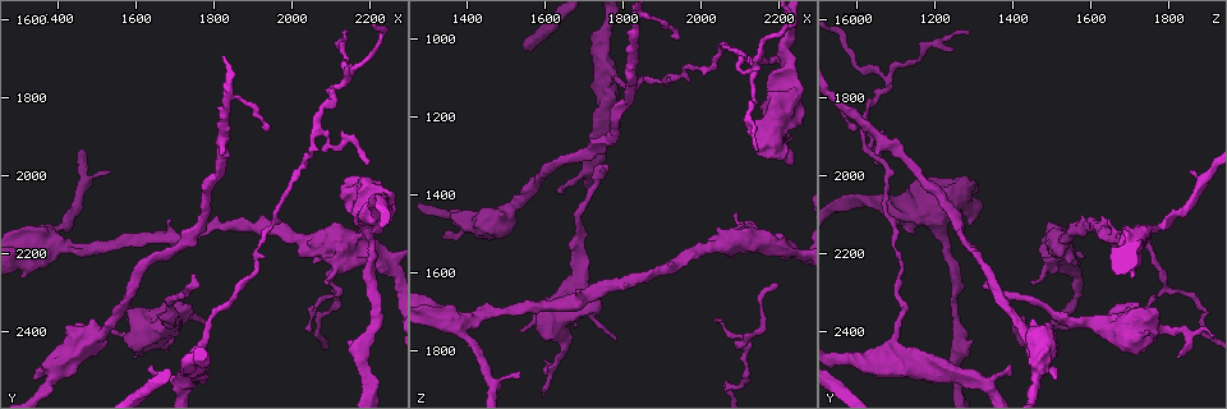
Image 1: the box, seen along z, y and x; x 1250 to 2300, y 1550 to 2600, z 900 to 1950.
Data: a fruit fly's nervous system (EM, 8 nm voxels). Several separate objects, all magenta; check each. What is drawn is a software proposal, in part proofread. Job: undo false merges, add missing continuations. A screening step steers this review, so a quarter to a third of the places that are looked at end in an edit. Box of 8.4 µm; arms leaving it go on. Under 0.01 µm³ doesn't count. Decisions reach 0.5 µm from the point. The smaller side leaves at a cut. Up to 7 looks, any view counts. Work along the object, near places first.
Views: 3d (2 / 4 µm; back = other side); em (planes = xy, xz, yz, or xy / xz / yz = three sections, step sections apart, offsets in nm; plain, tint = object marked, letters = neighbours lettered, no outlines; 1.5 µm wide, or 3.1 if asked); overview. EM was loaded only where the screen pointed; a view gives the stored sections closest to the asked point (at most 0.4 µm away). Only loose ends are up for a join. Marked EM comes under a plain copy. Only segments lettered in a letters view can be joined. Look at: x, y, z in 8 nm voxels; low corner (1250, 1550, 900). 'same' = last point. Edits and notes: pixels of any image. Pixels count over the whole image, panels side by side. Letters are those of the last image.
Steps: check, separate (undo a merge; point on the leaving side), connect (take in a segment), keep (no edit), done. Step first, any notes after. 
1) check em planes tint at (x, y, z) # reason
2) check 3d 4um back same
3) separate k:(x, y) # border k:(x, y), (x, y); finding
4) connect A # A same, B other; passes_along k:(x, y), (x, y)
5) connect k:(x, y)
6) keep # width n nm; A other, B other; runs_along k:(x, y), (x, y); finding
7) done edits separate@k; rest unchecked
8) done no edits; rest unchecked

check 3d 4um at (2085, 2170, 1520) # branch point

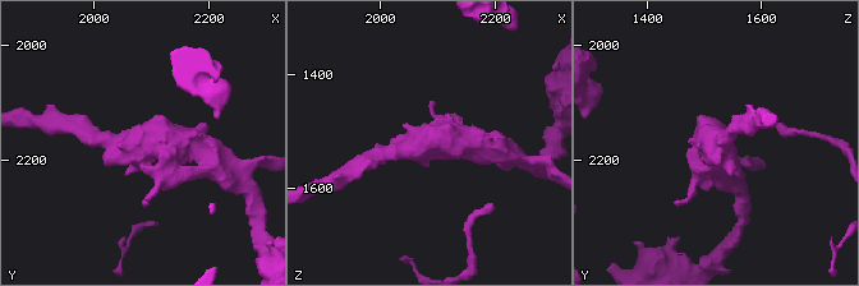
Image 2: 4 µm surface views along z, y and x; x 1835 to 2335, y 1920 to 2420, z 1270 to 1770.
check em xz step 8 tint at (2080, 2165, 1515) # shape alone is not enough

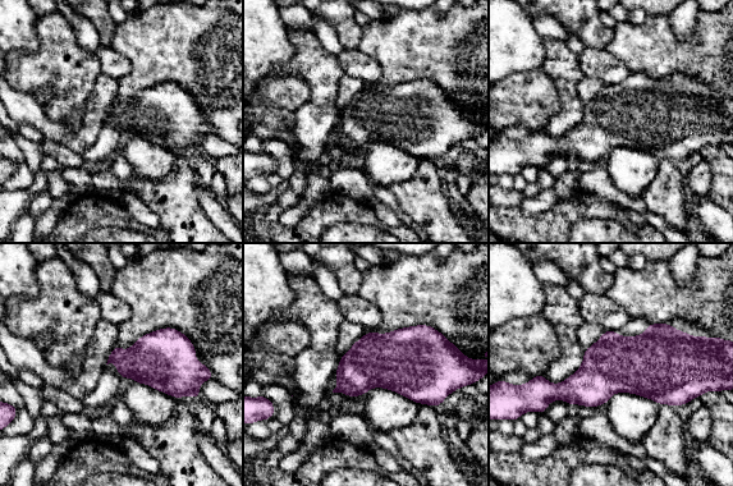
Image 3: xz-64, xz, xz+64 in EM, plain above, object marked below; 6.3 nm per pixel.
check em xz step 8 letters same # what lies round it

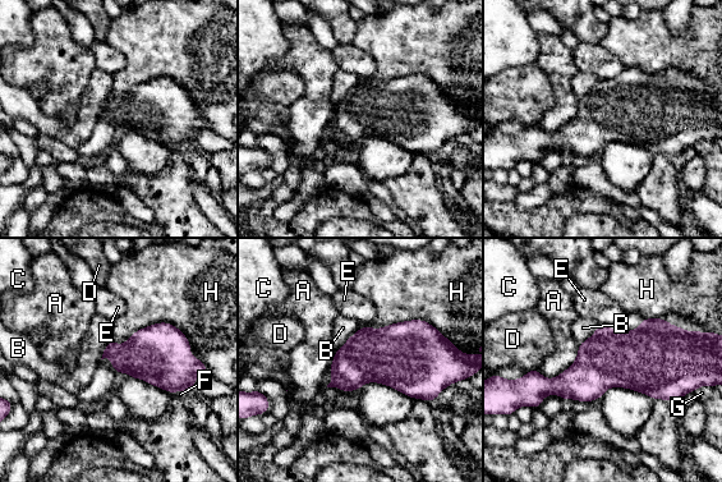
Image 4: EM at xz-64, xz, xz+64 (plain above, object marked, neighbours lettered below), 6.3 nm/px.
keep # A other, B other, C other, D other, E other, F other, G other, H other; border 4:(360, 327), (334, 354); one cell here

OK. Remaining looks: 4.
check em planes letters at (1785, 2390, 1095) # sudden change in width

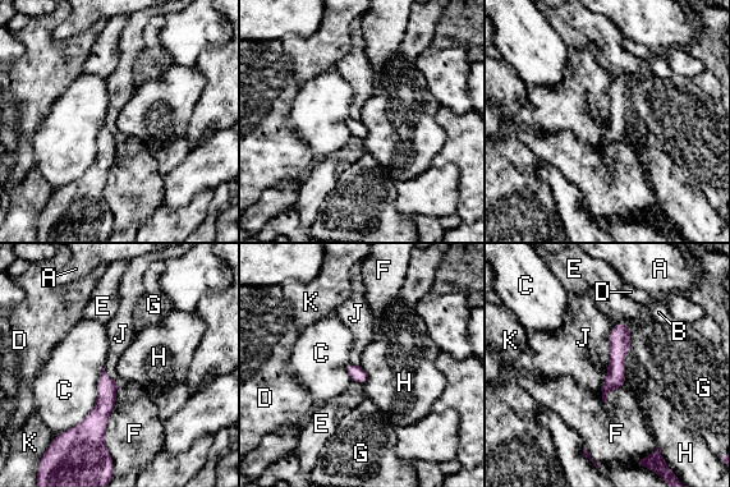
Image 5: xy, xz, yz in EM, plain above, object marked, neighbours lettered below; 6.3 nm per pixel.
keep # A other, B other, C other, D other, E other, F other, G other, H other, J other, K other; runs_along 5:(623, 326), (615, 378), (605, 390); continuous, no second cell

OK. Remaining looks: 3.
check em planes tint at (1385, 2500, 1465)

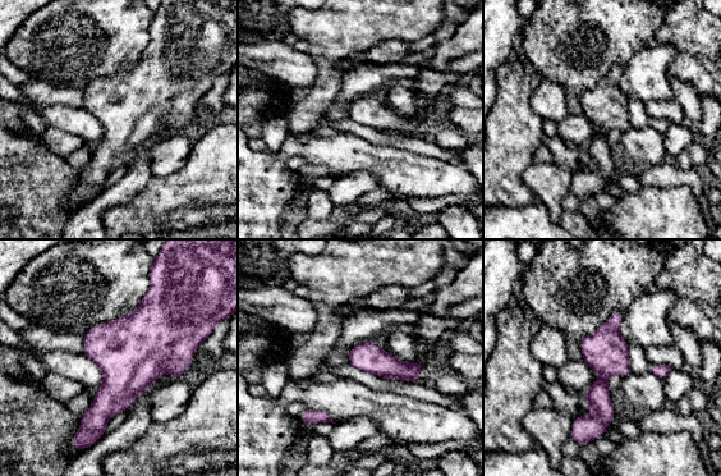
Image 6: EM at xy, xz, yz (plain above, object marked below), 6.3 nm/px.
check em planes letters same # what lies round it

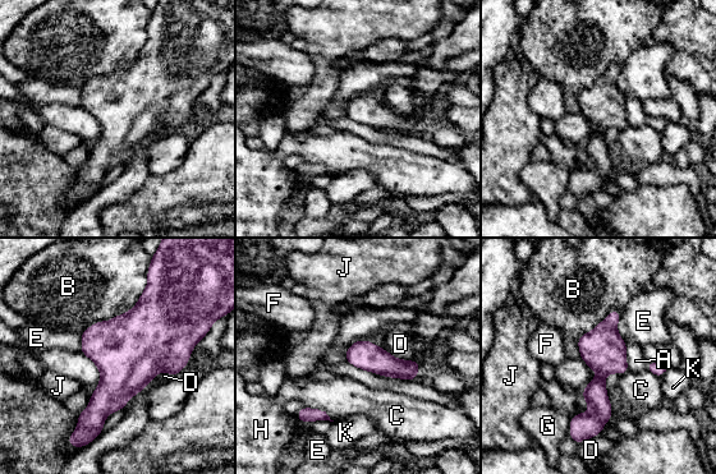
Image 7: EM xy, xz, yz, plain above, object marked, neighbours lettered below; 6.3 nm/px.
keep # width 180 nm; A other, B other, C other, D other, E other, F other, G other, H other, J other, K other; runs_along 7:(616, 313), (587, 435); one cell here

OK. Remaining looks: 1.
done no edits; rest unchecked

